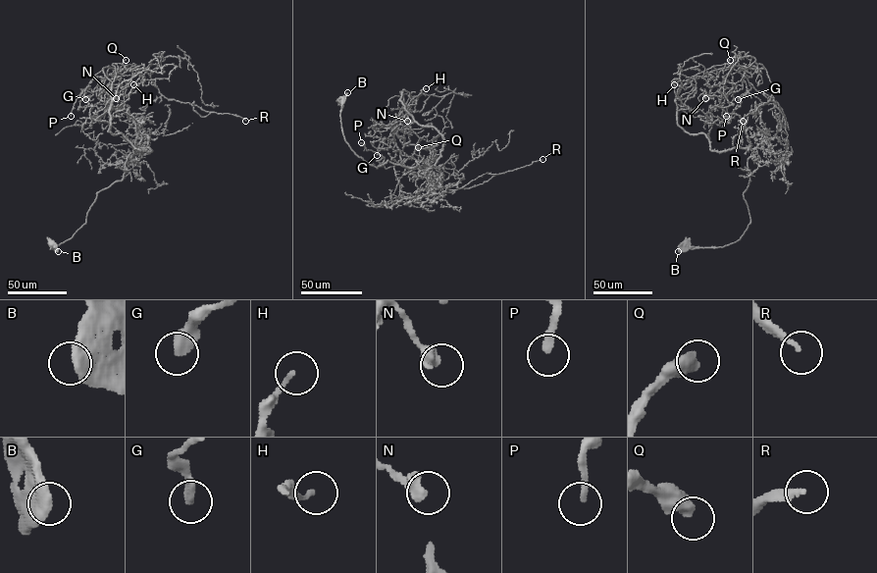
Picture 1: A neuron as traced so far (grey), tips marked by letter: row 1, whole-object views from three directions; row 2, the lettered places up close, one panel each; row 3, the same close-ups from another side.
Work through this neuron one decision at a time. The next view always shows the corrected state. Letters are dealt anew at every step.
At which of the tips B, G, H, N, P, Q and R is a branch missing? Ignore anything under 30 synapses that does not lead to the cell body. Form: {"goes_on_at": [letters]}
{"goes_on_at": ["P", "Q", "R"]}

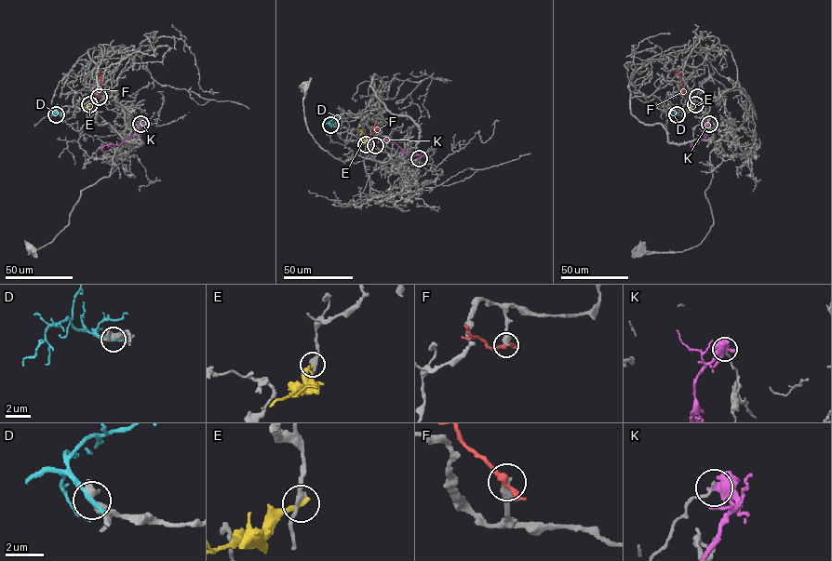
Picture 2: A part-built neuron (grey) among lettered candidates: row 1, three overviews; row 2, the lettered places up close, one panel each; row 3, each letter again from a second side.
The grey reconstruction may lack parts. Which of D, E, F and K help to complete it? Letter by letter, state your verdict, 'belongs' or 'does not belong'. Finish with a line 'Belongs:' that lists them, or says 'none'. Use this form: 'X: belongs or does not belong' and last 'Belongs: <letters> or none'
D: does not belong
E: does not belong
F: does not belong
K: does not belong
Belongs: none

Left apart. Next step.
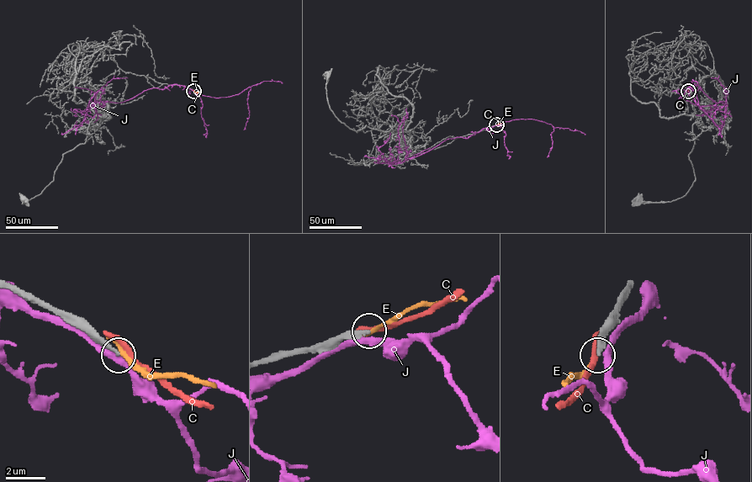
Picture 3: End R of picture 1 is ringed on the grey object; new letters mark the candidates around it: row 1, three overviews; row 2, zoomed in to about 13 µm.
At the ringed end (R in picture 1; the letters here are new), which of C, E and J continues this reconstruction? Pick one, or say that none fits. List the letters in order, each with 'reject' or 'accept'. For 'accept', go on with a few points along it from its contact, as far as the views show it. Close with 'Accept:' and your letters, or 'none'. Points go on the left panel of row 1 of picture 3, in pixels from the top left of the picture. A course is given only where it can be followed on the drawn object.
C: reject
E: reject
J: reject
Accept: none

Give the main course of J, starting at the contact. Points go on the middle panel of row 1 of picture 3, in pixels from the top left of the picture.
J: (495, 125), (483, 128), (467, 138), (447, 139), (428, 150), (398, 163), (399, 124), (398, 119), (391, 115)

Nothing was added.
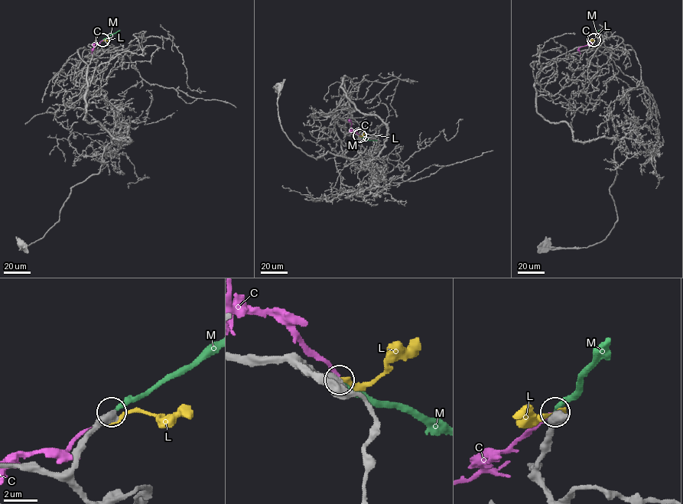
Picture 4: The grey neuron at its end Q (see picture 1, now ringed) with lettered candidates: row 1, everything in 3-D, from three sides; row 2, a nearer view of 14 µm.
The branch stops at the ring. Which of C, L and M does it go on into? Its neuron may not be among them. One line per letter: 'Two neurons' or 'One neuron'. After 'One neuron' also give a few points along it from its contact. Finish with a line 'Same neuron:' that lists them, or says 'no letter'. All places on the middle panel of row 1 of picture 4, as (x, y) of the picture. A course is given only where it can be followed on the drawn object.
C: Two neurons
L: Two neurons
M: One neuron. Its course: (359, 136), (376, 141)
Same neuron: M

